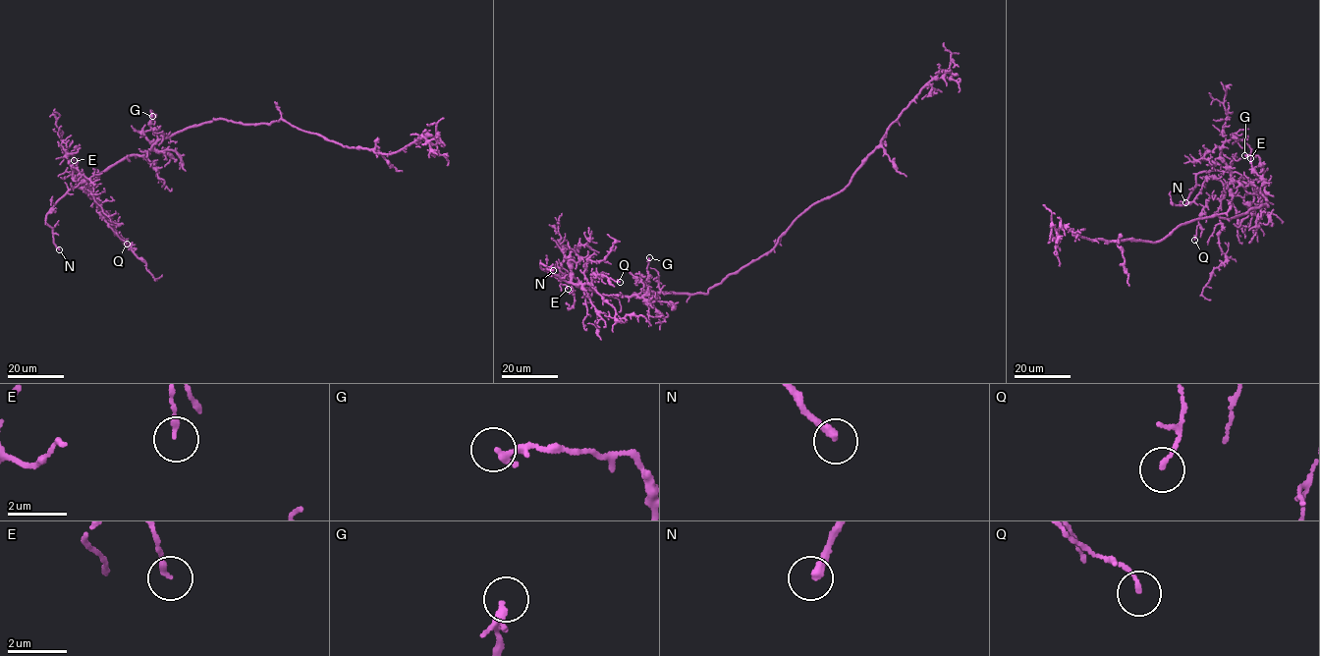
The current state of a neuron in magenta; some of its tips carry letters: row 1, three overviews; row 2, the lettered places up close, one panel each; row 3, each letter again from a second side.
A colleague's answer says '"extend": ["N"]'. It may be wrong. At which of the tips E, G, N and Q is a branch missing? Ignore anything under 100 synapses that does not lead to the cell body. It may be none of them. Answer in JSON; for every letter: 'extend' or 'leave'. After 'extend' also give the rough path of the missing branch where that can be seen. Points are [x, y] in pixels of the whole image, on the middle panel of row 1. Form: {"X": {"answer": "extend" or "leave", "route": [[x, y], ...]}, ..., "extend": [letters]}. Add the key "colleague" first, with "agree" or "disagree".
{"colleague": "agree", "E": {"answer": "leave"}, "G": {"answer": "leave"}, "N": {"answer": "extend", "route": [[553, 270], [556, 269], [543, 261], [528, 260], [520, 266], [517, 274], [509, 278]]}, "Q": {"answer": "leave"}, "extend": ["N"]}

